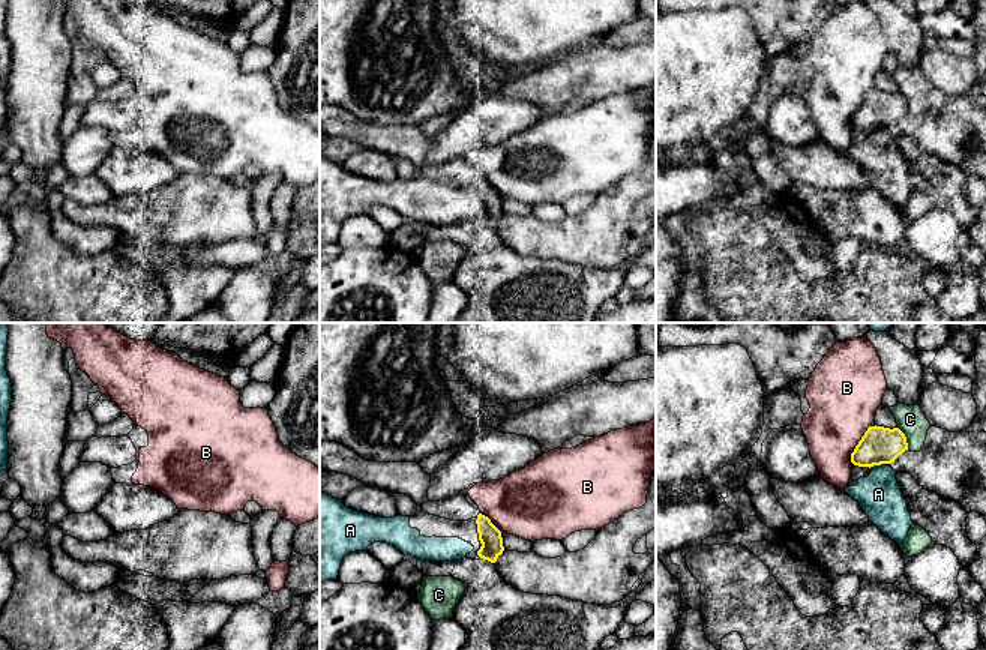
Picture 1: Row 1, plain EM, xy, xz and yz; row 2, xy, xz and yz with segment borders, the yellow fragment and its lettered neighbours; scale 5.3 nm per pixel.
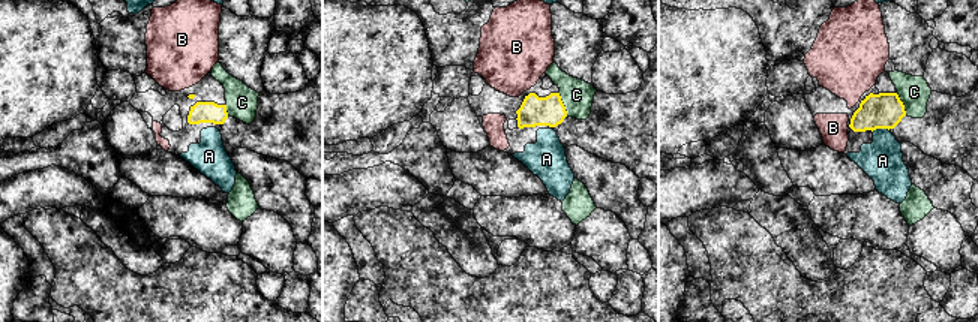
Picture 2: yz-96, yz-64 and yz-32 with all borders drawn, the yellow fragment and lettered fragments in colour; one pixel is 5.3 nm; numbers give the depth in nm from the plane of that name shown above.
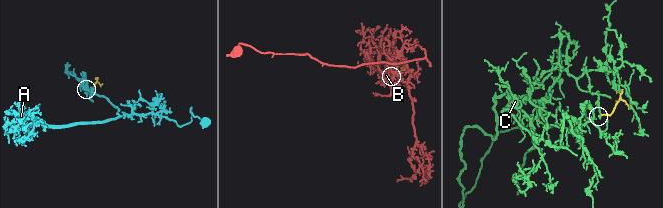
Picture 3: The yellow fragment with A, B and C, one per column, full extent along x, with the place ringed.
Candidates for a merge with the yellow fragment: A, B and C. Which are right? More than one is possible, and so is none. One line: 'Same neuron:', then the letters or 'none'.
Same neuron: none

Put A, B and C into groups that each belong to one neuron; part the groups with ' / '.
A / B / C

